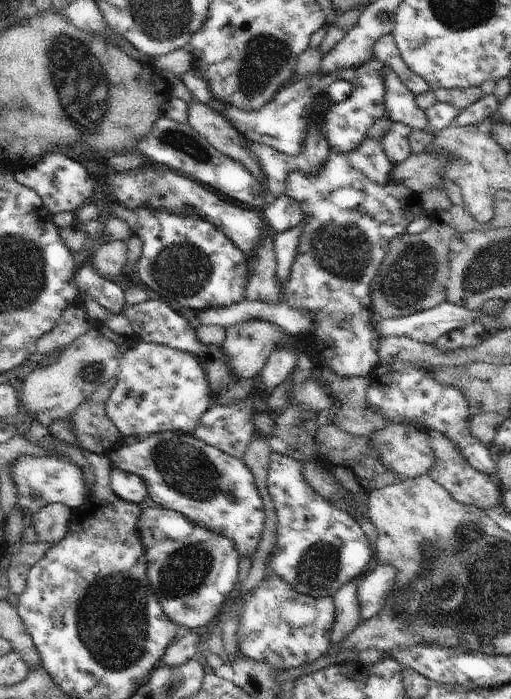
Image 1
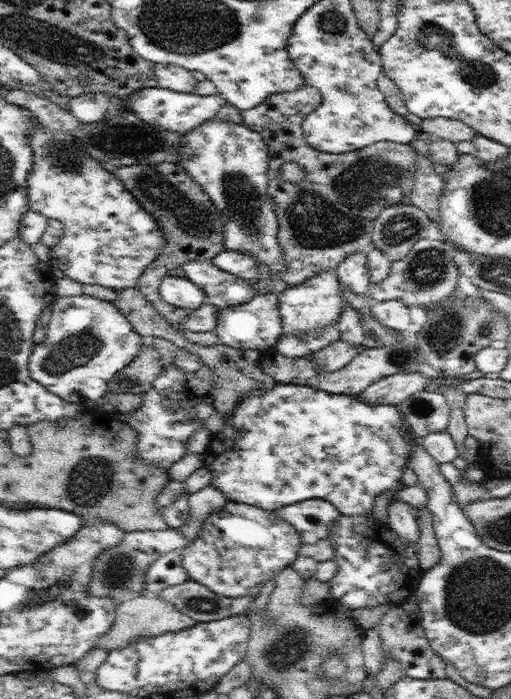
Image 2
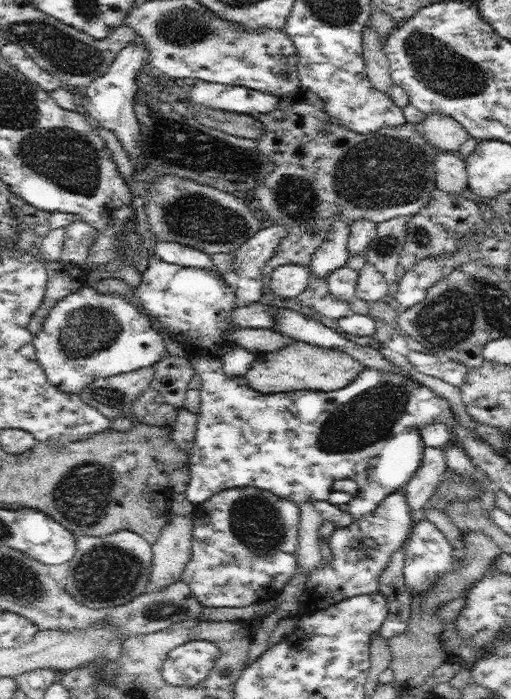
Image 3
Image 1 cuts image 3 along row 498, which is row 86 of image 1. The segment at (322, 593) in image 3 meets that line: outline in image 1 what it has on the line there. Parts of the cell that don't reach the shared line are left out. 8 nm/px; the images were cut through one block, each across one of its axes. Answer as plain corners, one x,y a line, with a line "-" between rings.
386,65
383,70
383,79
385,84
385,116
392,122
403,122
411,129
430,129
438,134
438,130
428,124
425,110
419,107
415,101
415,94
400,80
400,77
394,72
390,65

